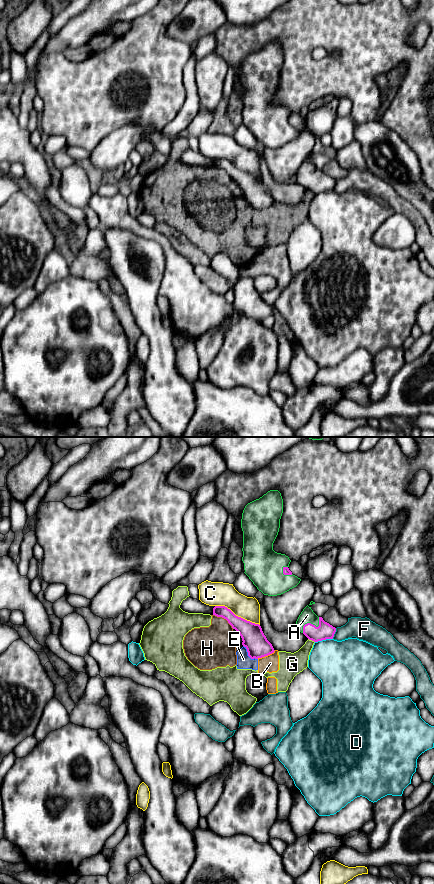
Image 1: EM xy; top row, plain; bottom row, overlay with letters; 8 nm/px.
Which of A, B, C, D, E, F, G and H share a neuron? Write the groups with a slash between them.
A / B E G H / C / D / F

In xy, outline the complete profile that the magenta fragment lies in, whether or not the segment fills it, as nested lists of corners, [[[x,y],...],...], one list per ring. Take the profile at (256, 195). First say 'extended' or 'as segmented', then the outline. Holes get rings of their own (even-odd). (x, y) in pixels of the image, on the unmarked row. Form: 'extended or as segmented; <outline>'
as segmented; [[[215,158],[213,167],[222,169],[235,181],[242,190],[242,197],[247,201],[251,211],[258,211],[274,205],[272,196],[267,192],[259,176],[252,175],[236,168],[225,158]]]

